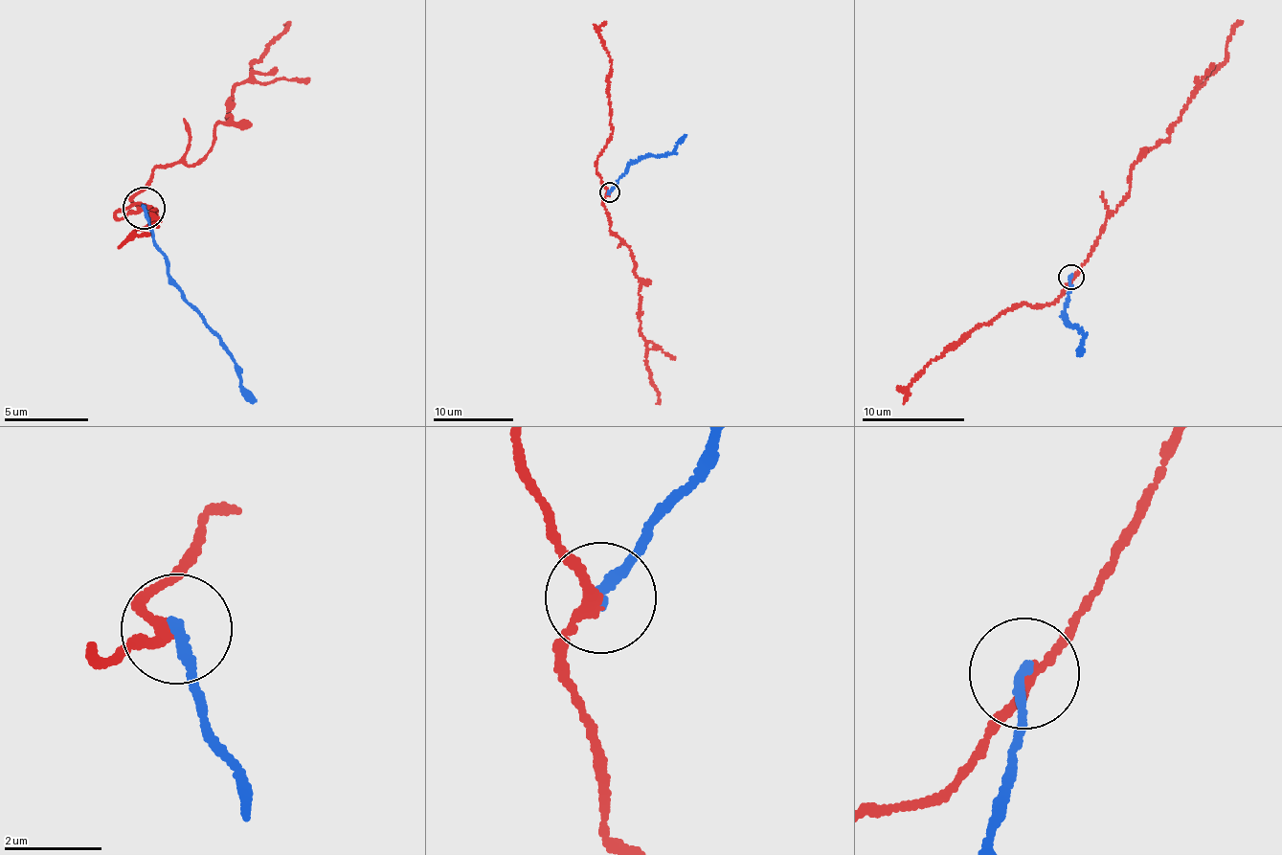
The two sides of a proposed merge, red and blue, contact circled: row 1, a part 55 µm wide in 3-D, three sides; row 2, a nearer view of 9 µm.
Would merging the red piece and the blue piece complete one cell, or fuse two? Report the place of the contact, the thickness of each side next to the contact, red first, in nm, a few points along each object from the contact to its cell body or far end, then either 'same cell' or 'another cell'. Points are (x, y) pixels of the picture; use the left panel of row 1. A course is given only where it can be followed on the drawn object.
at (144, 208); 200 nm thick on the red side, 240 nm on the other; red runs (145, 208), (133, 195), (152, 170), (205, 157), (216, 123), (229, 118), (227, 100), (287, 27), (281, 24); blue runs (145, 208), (169, 281), (206, 322), (236, 365), (241, 394), (256, 402); another cell

